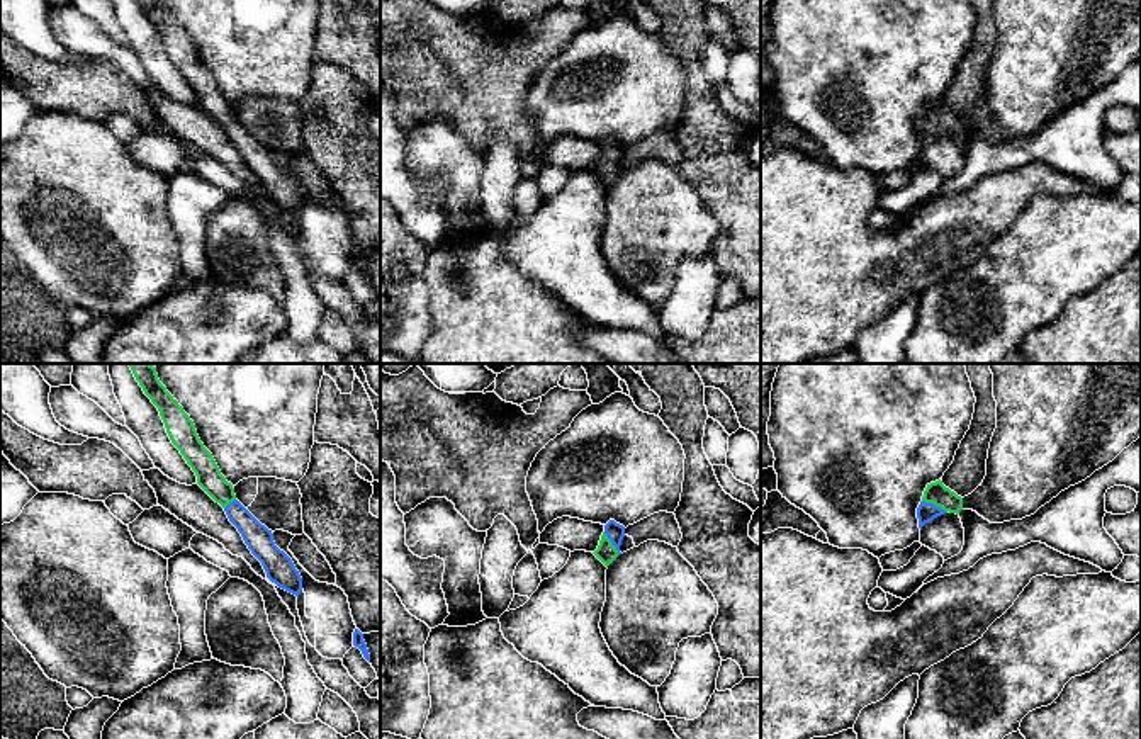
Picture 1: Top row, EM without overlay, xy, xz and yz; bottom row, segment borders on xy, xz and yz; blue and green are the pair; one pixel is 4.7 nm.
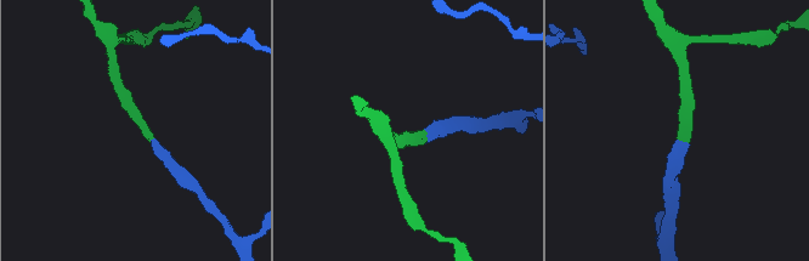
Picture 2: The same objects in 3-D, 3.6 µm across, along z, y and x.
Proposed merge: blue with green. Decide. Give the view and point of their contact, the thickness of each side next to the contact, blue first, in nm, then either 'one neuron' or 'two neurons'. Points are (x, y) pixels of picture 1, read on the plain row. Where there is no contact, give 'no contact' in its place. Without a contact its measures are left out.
contact yz (934, 124); calibres 90 and 110 nm; one neuron

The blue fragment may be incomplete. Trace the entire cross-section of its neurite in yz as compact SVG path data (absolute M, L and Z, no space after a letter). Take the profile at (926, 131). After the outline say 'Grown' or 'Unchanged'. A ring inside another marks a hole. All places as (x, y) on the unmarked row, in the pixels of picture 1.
M936 100L927 104L922 121L917 127L917 138L919 138L919 148L934 138L944 134L944 133L956 133L963 129L963 117L958 116L954 110L946 107L942 100Z. Grown

